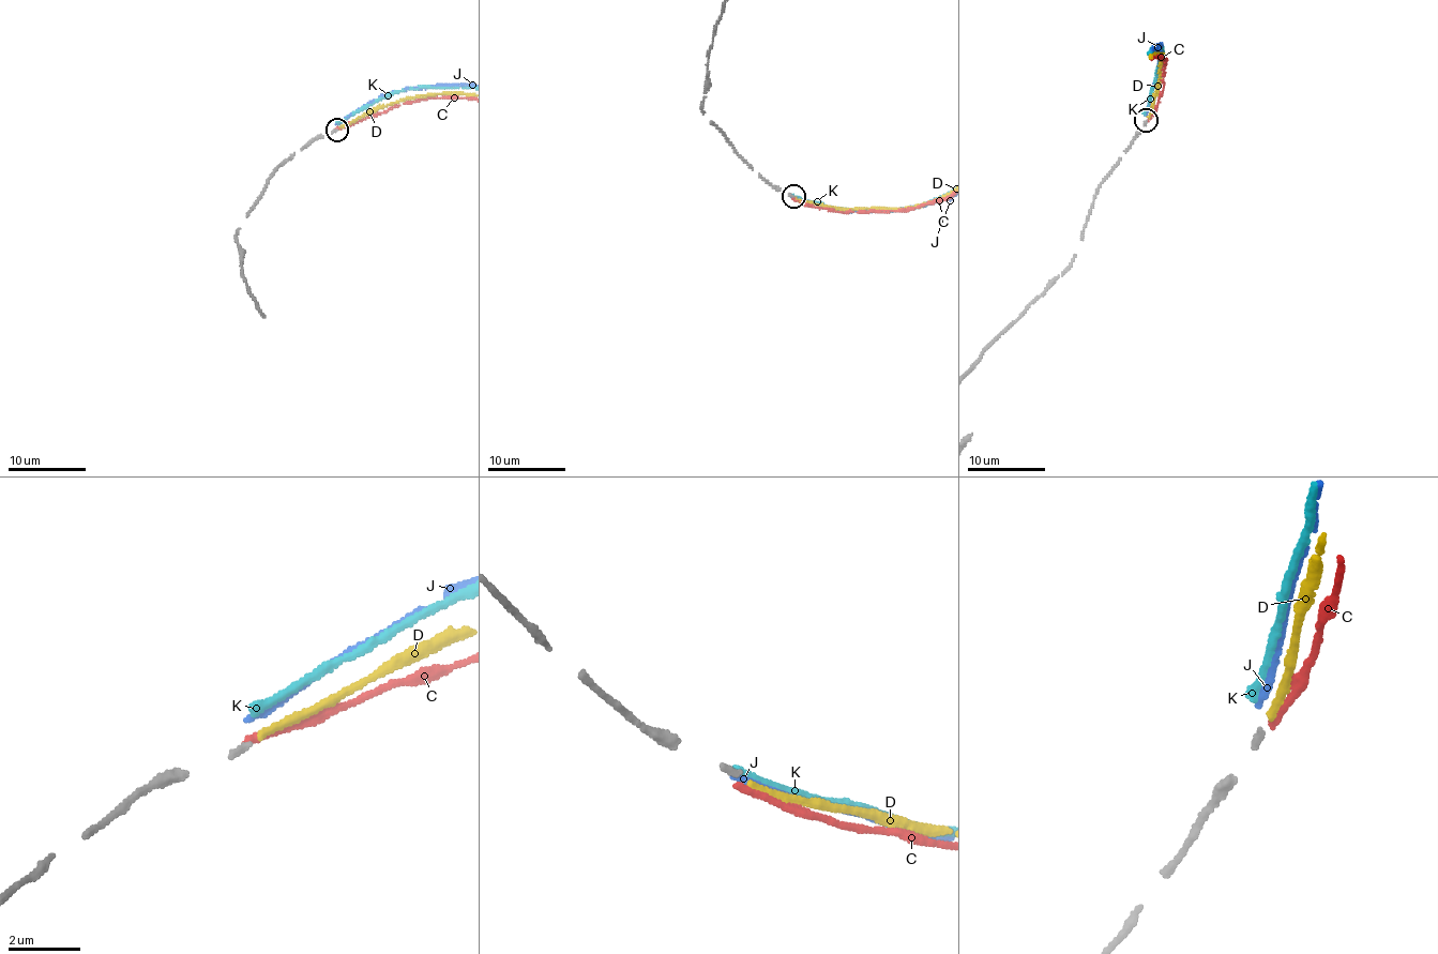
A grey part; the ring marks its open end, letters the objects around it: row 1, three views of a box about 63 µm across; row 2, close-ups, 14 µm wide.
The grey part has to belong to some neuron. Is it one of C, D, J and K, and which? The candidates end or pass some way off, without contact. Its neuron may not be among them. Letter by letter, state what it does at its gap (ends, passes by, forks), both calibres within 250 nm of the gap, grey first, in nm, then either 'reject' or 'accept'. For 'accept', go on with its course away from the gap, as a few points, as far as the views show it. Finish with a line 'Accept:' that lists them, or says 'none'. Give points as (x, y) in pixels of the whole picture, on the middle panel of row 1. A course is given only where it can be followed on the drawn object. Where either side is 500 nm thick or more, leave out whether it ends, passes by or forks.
C: it ends | 150/200 nm | reject
D: it ends | 150/180 nm | reject
J: it ends | 150/220 nm | reject
K: it ends | 150/240 nm | reject
Accept: none

